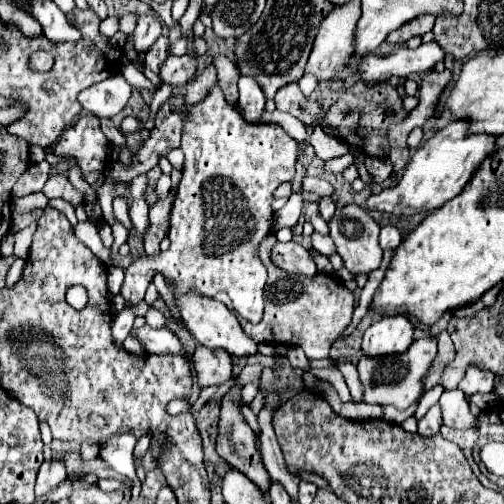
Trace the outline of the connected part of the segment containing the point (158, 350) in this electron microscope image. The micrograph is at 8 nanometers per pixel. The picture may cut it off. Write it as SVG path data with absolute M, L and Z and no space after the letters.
M143 326L139 330L133 330L133 334L139 338L139 342L145 346L149 354L177 354L191 360L181 340L171 330L165 330L165 328L155 330L151 326Z

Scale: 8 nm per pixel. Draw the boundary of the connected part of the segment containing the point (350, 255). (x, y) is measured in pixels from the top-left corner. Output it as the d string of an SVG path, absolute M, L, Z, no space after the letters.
M347 204L341 208L337 208L331 224L329 224L329 236L333 238L335 246L337 246L337 254L343 258L345 268L351 274L369 274L371 270L379 268L381 258L383 258L383 250L379 246L379 224L357 204Z

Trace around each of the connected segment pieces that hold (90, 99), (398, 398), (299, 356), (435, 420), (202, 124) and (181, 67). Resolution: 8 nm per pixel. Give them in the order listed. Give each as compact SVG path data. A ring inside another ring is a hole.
M115 74L103 82L97 82L79 94L81 106L99 118L113 118L117 116L131 98L131 84L121 76Z
M419 338L411 344L407 352L401 356L361 356L357 362L357 372L363 384L363 404L377 404L377 406L395 406L397 410L407 410L411 404L417 404L423 394L425 386L423 380L429 374L429 368L437 356L437 340L435 338Z
M289 348L289 352L287 352L287 358L289 358L289 362L291 362L295 368L311 370L311 366L309 366L309 358L305 356L303 348Z
M437 404L431 406L429 412L417 422L417 426L419 426L419 434L421 436L433 436L433 434L437 434L439 428L441 428L441 412L439 412L439 406Z
M213 88L201 104L189 108L181 138L181 150L185 152L185 162L181 172L181 184L177 188L175 202L171 208L171 228L167 234L171 246L167 252L159 252L155 258L135 260L125 272L125 282L119 294L125 302L141 302L149 282L157 272L161 272L165 278L175 280L181 292L187 292L191 288L203 296L227 292L233 302L233 308L243 318L257 324L263 316L263 292L267 284L267 268L265 264L261 264L261 258L257 258L257 246L265 236L271 234L275 226L275 212L271 208L275 188L281 182L293 180L295 176L297 140L291 138L277 124L247 122L239 114L239 110L225 100L221 88Z
M169 56L165 64L161 66L159 76L163 82L173 84L173 86L185 86L193 76L197 76L197 58L195 56Z

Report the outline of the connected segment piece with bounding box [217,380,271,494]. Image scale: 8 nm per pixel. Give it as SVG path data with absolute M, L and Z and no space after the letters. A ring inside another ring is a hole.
M233 380L233 386L229 388L229 392L223 396L223 402L221 402L221 420L219 420L219 438L217 438L217 454L229 462L231 468L243 472L247 478L251 478L251 482L263 492L267 494L269 486L271 486L271 478L269 474L265 472L265 466L263 466L263 460L261 460L261 452L259 452L259 438L257 434L249 428L243 412L241 412L241 390L243 386Z

